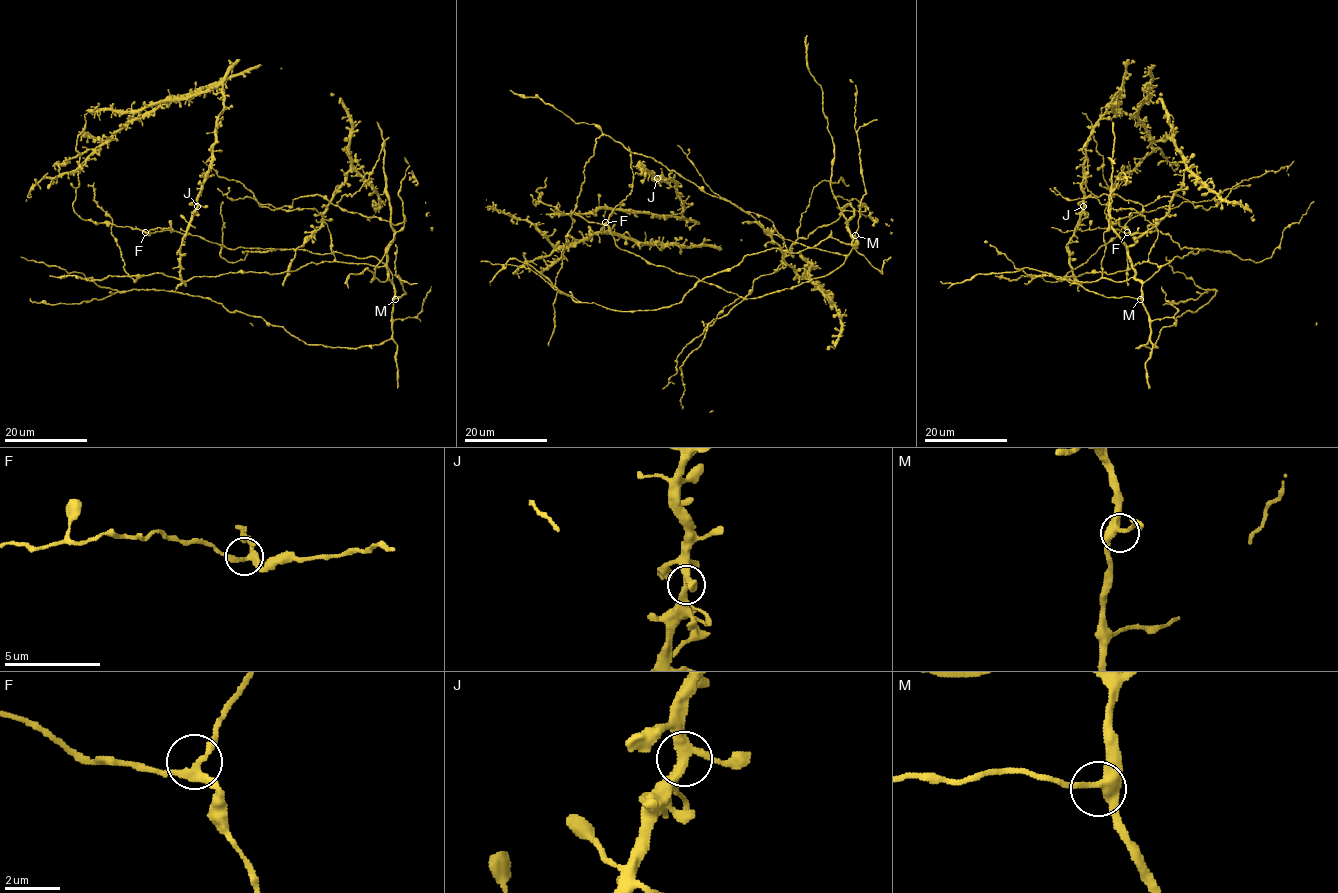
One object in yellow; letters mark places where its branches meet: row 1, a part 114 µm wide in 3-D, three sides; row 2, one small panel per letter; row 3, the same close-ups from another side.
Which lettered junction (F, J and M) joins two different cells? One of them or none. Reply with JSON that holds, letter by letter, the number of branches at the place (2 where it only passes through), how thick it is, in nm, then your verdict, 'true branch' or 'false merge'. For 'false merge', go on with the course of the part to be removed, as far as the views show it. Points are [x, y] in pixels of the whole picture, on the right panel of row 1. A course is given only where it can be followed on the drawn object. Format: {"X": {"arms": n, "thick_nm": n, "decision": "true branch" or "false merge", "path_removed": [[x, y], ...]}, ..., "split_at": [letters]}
{"F": {"arms": 3, "thick_nm": 280, "decision": "true branch"}, "J": {"arms": 3, "thick_nm": 320, "decision": "true branch"}, "M": {"arms": 3, "thick_nm": 320, "decision": "true branch"}, "split_at": []}

